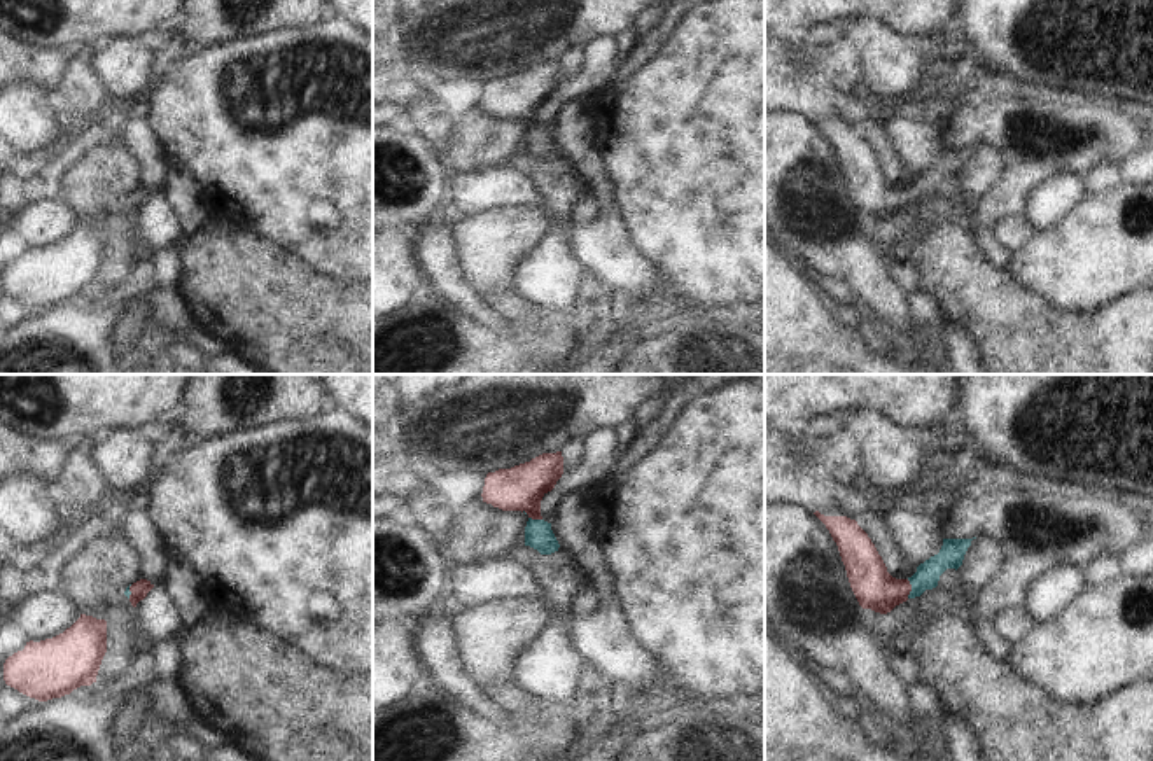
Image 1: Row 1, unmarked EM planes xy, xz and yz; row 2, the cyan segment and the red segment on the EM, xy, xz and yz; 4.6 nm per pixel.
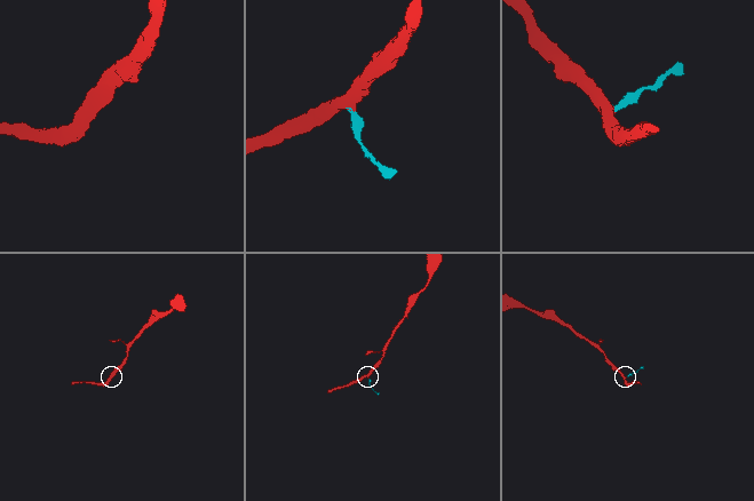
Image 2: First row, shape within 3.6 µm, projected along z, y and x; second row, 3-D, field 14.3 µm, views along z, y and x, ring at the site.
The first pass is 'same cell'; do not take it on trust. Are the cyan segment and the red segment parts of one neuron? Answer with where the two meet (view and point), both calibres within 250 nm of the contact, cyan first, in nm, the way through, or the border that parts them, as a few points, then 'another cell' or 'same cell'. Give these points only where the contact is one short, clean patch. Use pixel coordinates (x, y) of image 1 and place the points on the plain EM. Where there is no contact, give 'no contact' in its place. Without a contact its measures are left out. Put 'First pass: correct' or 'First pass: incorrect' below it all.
contact yz (912, 196); calibres 120 and 190 nm; way yz (952, 160), (912, 196), (873, 195); same cell
First pass: correct

